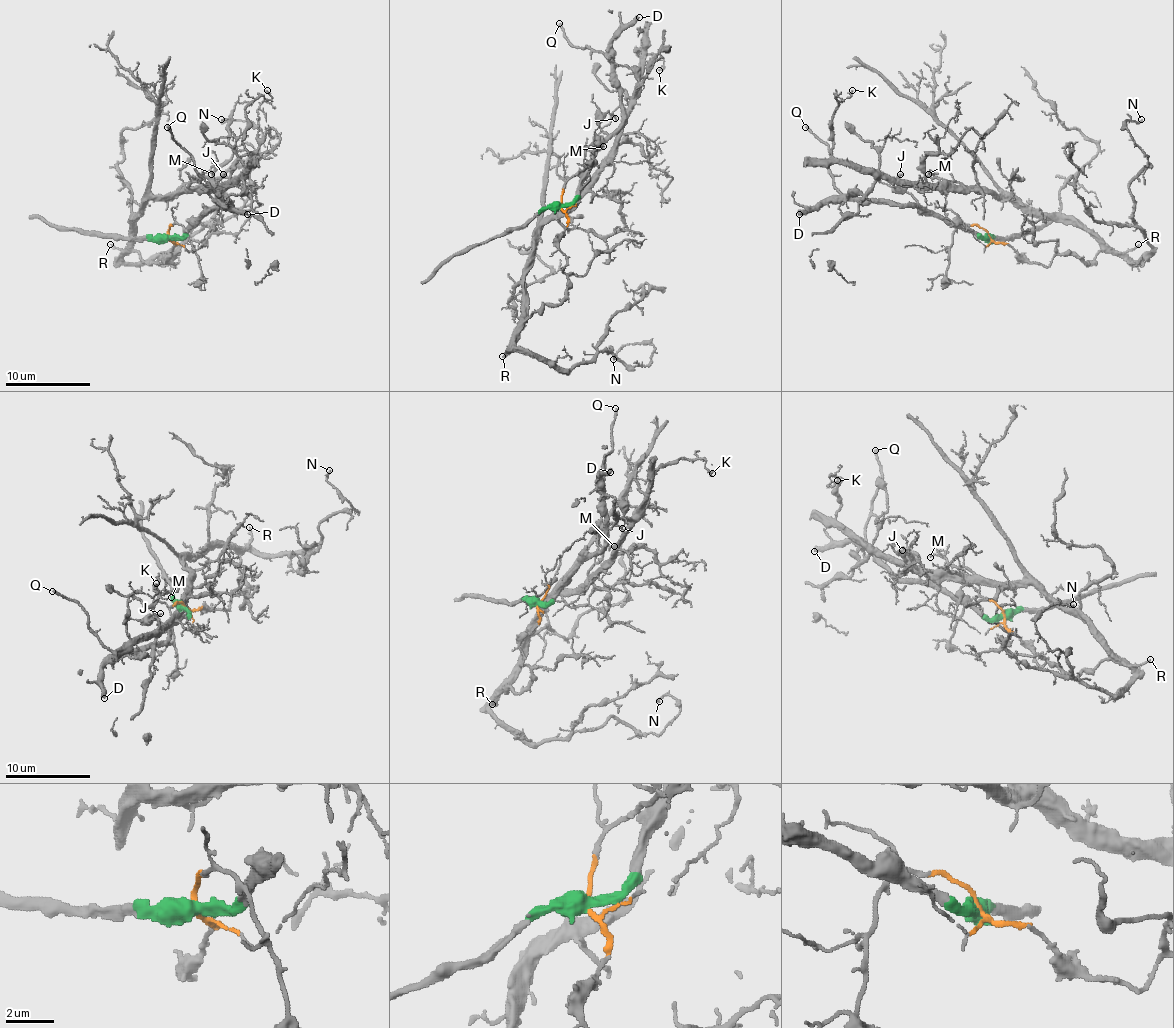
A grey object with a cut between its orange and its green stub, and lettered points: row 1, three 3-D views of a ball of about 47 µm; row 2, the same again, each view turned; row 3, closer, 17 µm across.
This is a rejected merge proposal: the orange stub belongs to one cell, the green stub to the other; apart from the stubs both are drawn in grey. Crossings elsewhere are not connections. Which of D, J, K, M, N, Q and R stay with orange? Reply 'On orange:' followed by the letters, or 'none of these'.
On orange: K, M, N, R

